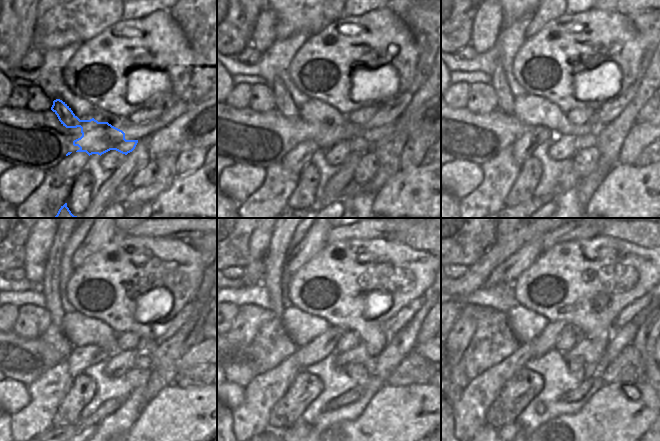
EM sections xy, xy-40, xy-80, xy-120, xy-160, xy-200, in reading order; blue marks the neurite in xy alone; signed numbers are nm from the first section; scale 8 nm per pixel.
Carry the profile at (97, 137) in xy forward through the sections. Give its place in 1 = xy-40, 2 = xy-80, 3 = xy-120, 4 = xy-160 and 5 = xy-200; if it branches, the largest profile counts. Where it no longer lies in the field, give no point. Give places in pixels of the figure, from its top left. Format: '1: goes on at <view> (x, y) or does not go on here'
1: goes on at xy-40 (325, 136)
2: goes on at xy-80 (499, 83)
3: goes on at xy-120 (50, 281)
4: goes on at xy-160 (275, 259)
5: goes on at xy-200 (496, 238)

